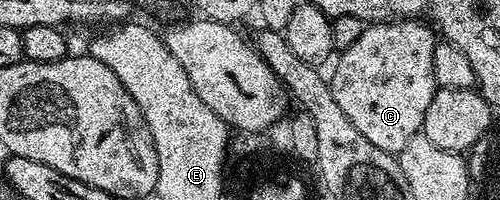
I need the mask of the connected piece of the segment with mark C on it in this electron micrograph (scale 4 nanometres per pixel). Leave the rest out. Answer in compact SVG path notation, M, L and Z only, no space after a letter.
M421 20L374 22L351 48L336 55L337 67L329 78L335 104L375 148L396 156L411 136L422 133L427 108L439 89L433 71L438 41L434 27Z

